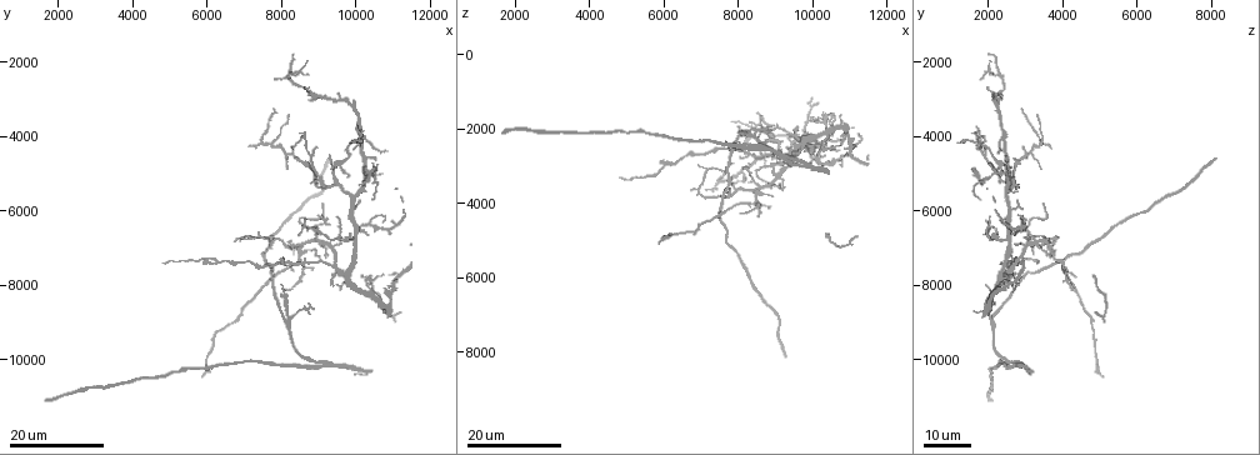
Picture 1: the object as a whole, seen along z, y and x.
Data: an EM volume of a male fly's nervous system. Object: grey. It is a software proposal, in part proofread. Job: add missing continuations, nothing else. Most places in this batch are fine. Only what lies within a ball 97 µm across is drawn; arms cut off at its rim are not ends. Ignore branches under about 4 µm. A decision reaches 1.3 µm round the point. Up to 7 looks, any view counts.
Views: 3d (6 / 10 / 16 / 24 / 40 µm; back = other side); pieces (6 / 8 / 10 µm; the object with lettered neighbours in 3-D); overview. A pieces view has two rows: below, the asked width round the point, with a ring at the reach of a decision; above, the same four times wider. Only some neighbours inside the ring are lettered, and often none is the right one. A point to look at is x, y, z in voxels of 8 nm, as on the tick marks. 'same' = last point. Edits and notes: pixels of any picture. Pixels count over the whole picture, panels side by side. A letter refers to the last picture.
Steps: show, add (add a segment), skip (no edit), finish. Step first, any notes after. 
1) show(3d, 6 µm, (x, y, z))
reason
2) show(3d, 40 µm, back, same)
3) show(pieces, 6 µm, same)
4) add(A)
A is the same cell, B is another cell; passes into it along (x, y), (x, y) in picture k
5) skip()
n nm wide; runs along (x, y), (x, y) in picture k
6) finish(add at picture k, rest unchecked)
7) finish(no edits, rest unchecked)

show(3d, 16 µm, (9400, 8000, 2800))
an open end

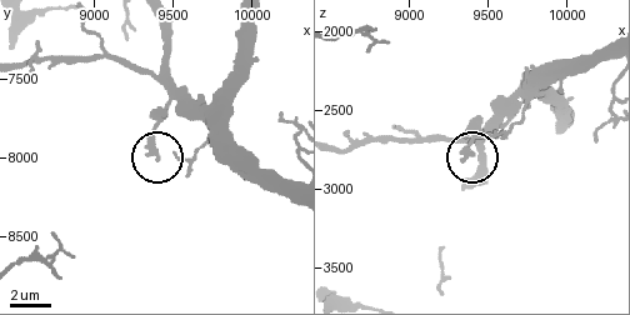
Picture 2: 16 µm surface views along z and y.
show(pieces, 8 µm, (9400, 8000, 2780))
what lies round it

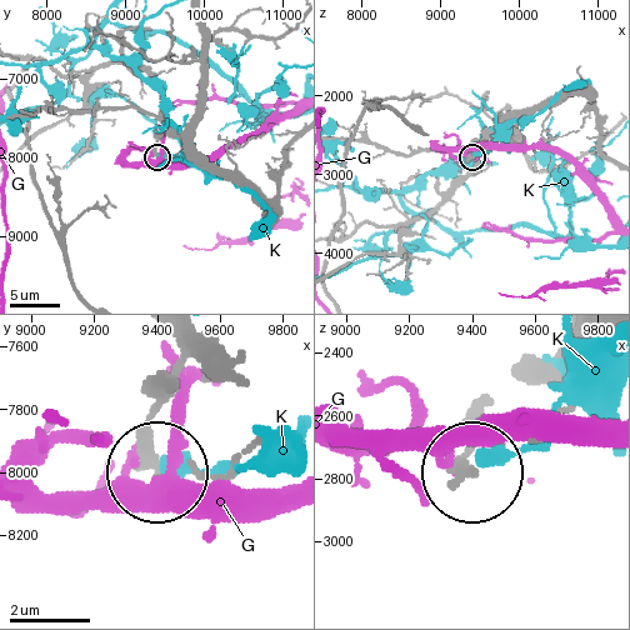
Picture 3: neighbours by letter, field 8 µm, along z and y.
skip()
G and K are other cells; no lettered segment goes on from it

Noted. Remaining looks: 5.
show(3d, 16 µm, (10100, 5700, 2800))
an open end

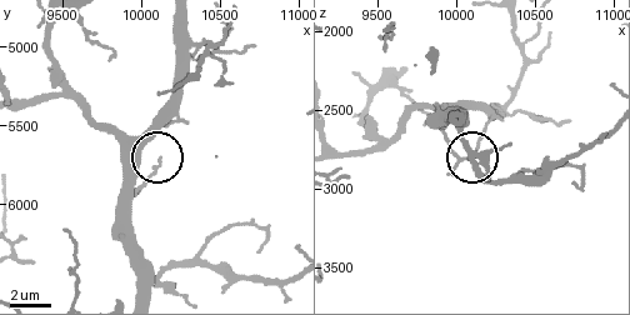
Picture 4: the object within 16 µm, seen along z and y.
show(pieces, 6 µm, same)

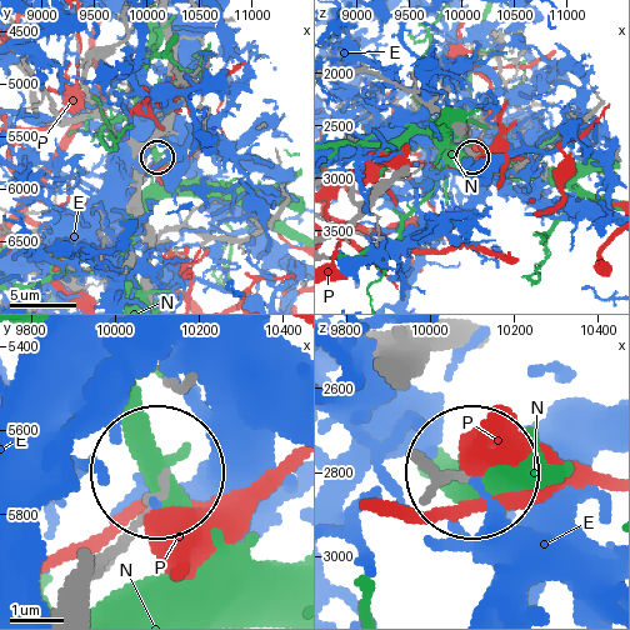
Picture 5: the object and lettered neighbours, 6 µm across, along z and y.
skip()
E, N and P are other cells; runs along (89, 585), (156, 478) in picture 5; none of them fits

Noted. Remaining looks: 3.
show(3d, 16 µm, (4800, 7400, 3300))
end of a long branch

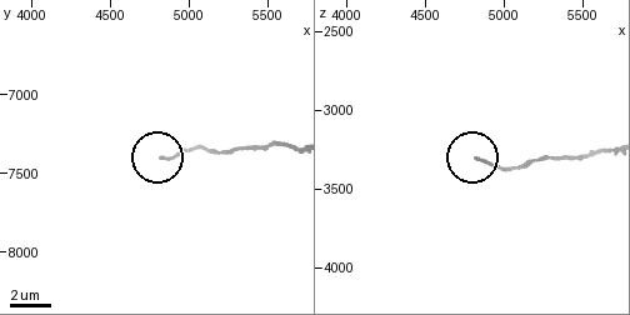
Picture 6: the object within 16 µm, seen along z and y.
show(3d, 6 µm, (4820, 7400, 3300))

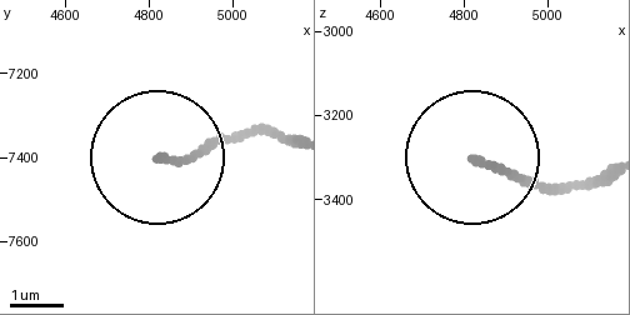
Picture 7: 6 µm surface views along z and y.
show(pieces, 8 µm, (4840, 7400, 3310))

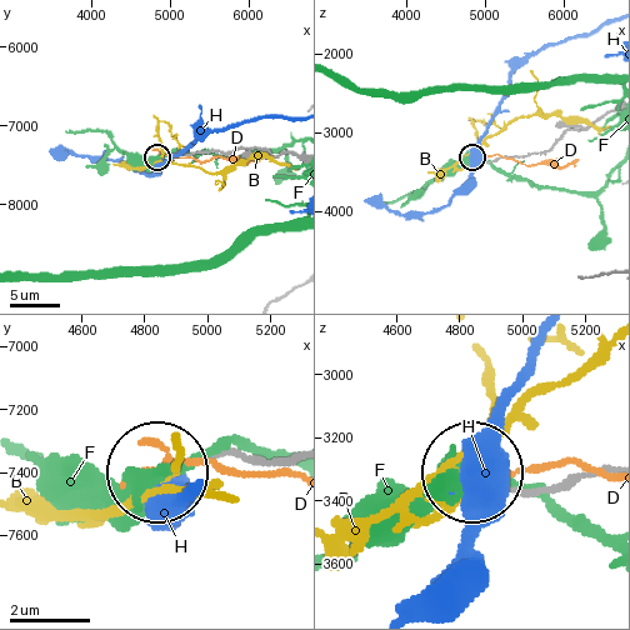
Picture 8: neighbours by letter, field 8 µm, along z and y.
skip()
120 nm wide; B, D, F and H are other cells; no lettered segment goes on from it

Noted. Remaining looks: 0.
finish(no edits, rest unchecked)

